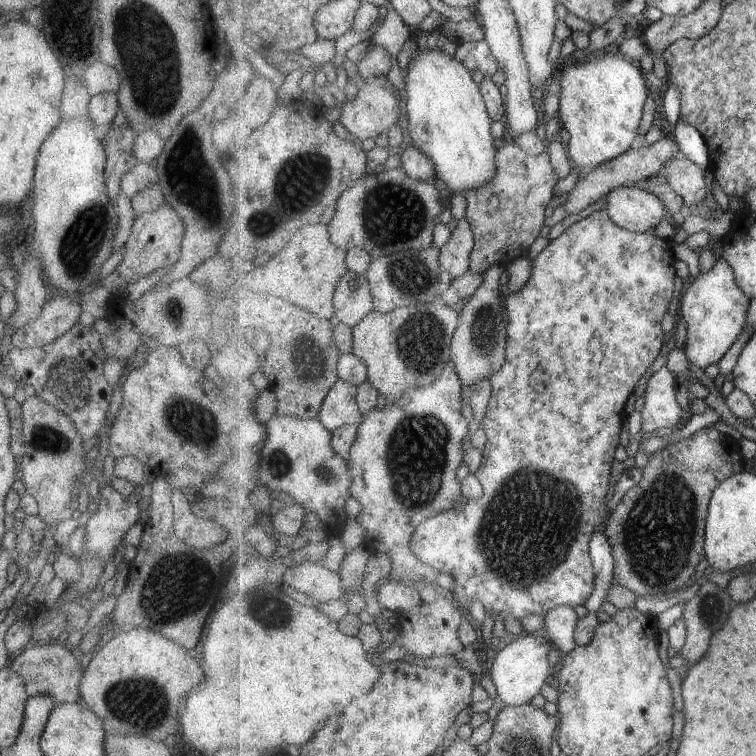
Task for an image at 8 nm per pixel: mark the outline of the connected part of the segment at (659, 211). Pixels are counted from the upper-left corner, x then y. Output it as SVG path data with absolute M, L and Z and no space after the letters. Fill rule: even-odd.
M638 185L613 190L606 196L606 201L606 211L610 213L610 216L620 226L636 230L638 233L658 228L660 223L669 220L665 202L656 193L650 192L648 189L641 189Z

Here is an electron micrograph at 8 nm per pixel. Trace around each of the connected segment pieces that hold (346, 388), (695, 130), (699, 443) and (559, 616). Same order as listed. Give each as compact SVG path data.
M341 378L329 392L319 417L333 433L344 425L362 424L365 414L359 403L359 387Z
M681 118L675 128L675 139L681 146L682 155L690 157L706 170L712 169L713 158L709 142L697 126Z
M712 427L707 430L702 429L690 437L680 440L678 443L670 444L651 457L650 462L644 468L644 477L642 480L626 493L626 496L622 499L622 502L616 507L616 510L611 514L608 520L607 535L612 541L613 551L617 560L615 582L618 585L632 589L634 592L637 592L640 597L662 598L674 595L692 583L692 578L696 575L696 570L698 570L700 562L707 558L707 526L711 511L711 500L714 498L715 490L725 480L739 473L738 470L736 470L736 462L728 462L728 460L724 458L724 454L728 454L726 436L724 436L720 430L716 430L716 428Z
M560 605L546 617L545 633L554 646L562 651L563 656L579 646L576 633L582 614L583 611L577 607Z

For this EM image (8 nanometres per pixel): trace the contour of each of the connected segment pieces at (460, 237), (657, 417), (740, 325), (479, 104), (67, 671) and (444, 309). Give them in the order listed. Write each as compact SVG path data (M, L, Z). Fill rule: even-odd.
M469 218L459 221L450 242L440 256L441 269L456 278L471 270L471 258L476 244L476 233Z
M664 367L654 373L647 384L642 430L647 435L660 428L678 426L684 420L684 408L678 404L678 376Z
M721 258L712 271L700 274L678 302L688 324L685 348L688 360L702 369L720 362L748 326L752 303L753 299L739 284L728 259Z
M433 38L428 39L427 43L431 49L429 52L419 53L417 52L414 60L410 63L409 72L407 76L407 87L406 87L406 102L408 106L408 118L410 119L410 126L408 131L408 137L412 140L418 148L426 151L431 157L432 160L435 160L436 166L439 170L439 178L448 187L452 190L453 194L456 193L466 193L471 189L476 189L477 187L482 187L485 184L488 184L490 181L493 181L497 177L497 152L500 150L496 148L496 138L494 138L494 119L492 118L489 108L487 107L487 100L483 95L483 89L481 86L478 86L478 82L474 80L472 76L472 69L468 68L468 65L465 65L462 61L459 61L455 56L446 56L442 52L437 52L434 50Z
M31 643L14 658L11 669L24 679L27 693L52 695L56 703L76 703L79 698L79 684L84 670L81 661L68 649L67 643Z
M437 301L398 307L389 313L372 311L363 323L355 326L355 354L369 368L369 380L388 402L396 403L404 393L414 387L434 384L445 371L452 358L452 341L459 330L461 308Z

